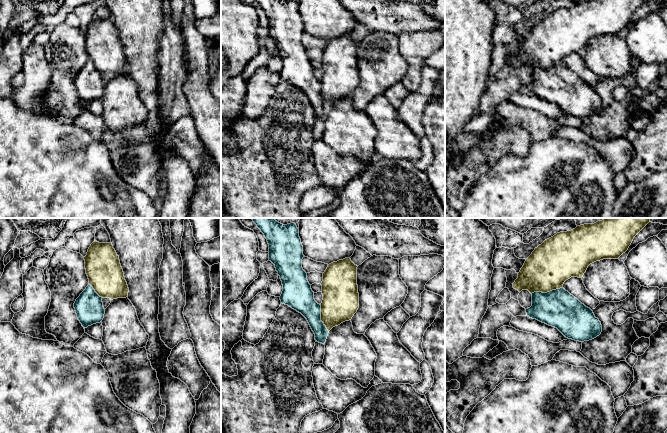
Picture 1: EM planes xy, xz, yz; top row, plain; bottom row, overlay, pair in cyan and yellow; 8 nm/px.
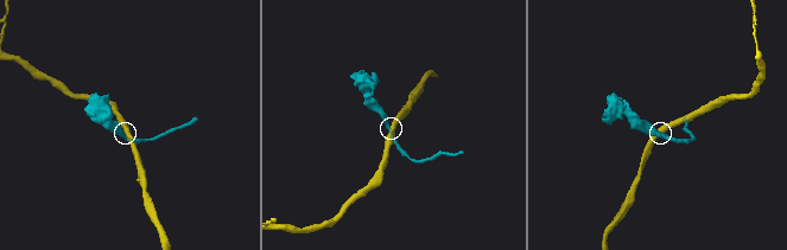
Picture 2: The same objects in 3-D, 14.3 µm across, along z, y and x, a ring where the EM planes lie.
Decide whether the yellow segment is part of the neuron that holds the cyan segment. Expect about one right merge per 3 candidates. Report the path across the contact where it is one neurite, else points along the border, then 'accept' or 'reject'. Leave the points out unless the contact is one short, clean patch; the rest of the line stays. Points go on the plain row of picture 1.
along yz (561, 63), (546, 68), (531, 69) | reject

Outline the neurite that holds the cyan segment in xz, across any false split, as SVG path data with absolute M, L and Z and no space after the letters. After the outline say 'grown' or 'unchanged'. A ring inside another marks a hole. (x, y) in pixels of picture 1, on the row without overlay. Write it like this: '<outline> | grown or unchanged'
M256 0L264 10L269 20L269 37L271 37L280 52L283 67L280 72L282 80L301 89L308 97L315 110L315 116L325 121L329 107L321 97L321 81L314 75L314 68L307 56L307 49L302 44L303 22L296 0Z | unchanged

